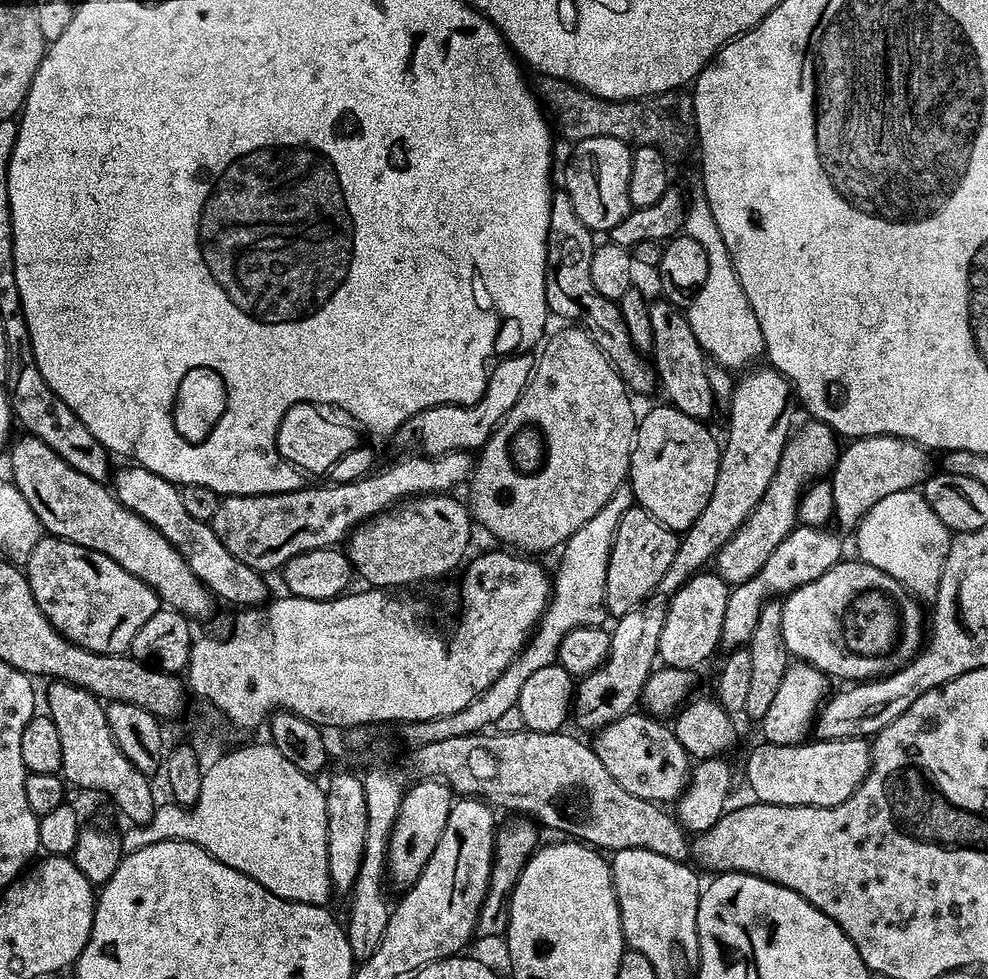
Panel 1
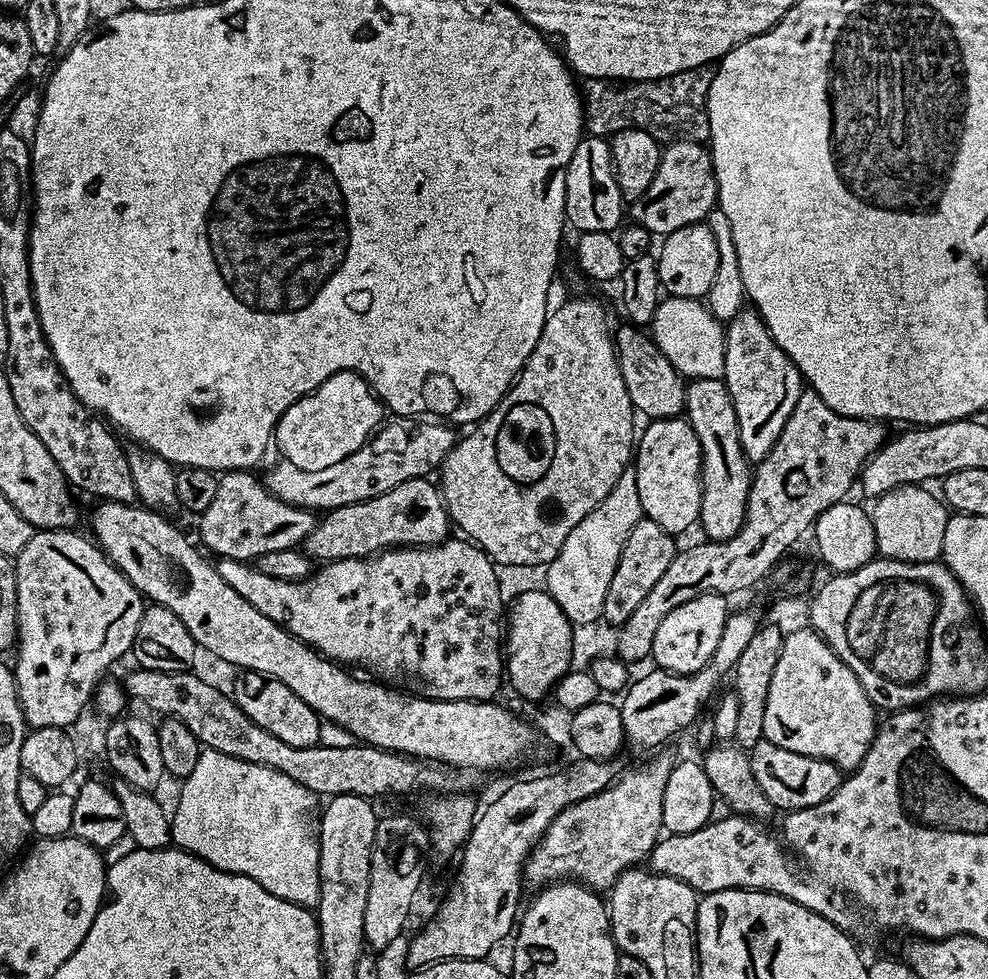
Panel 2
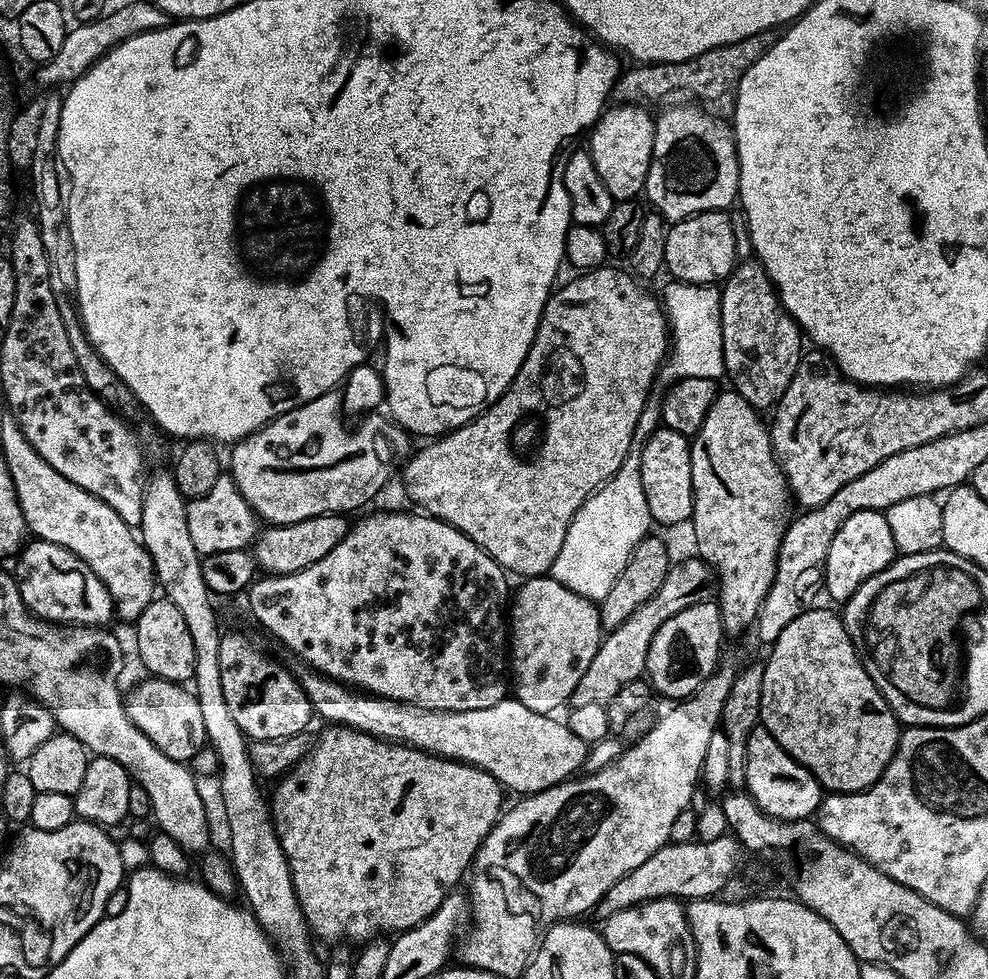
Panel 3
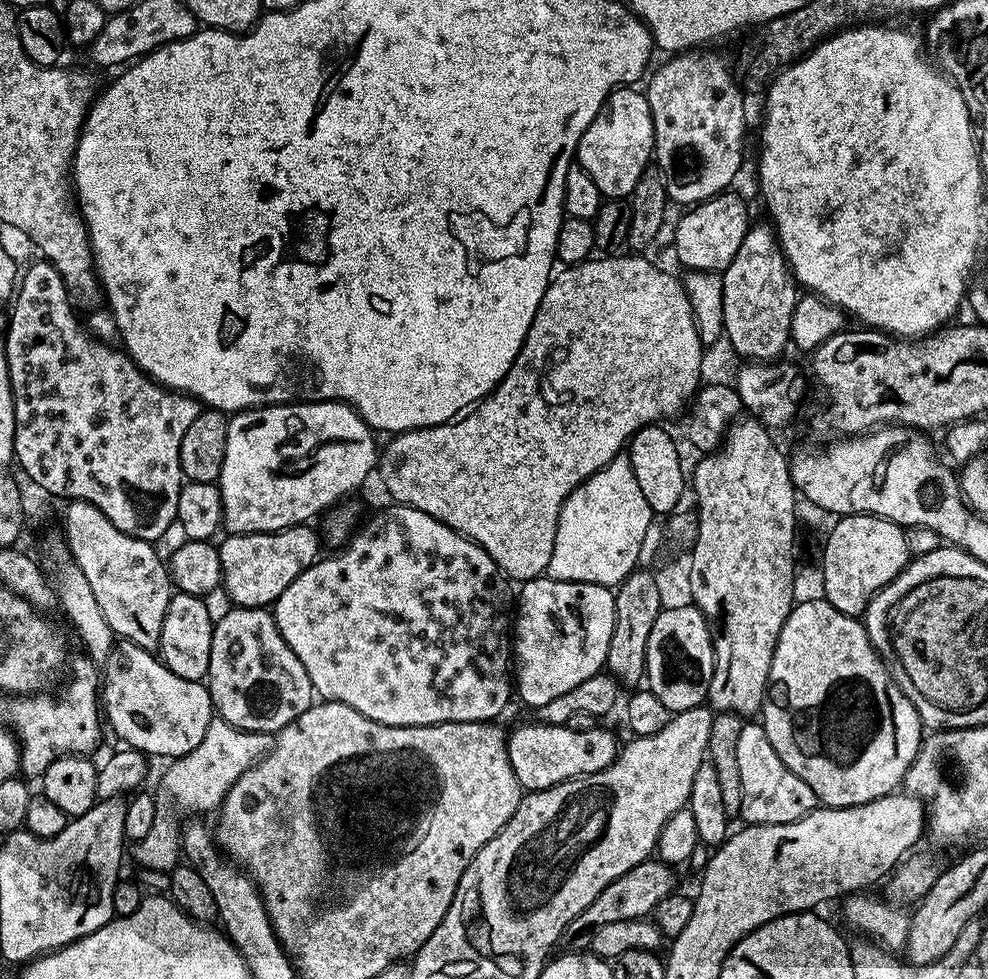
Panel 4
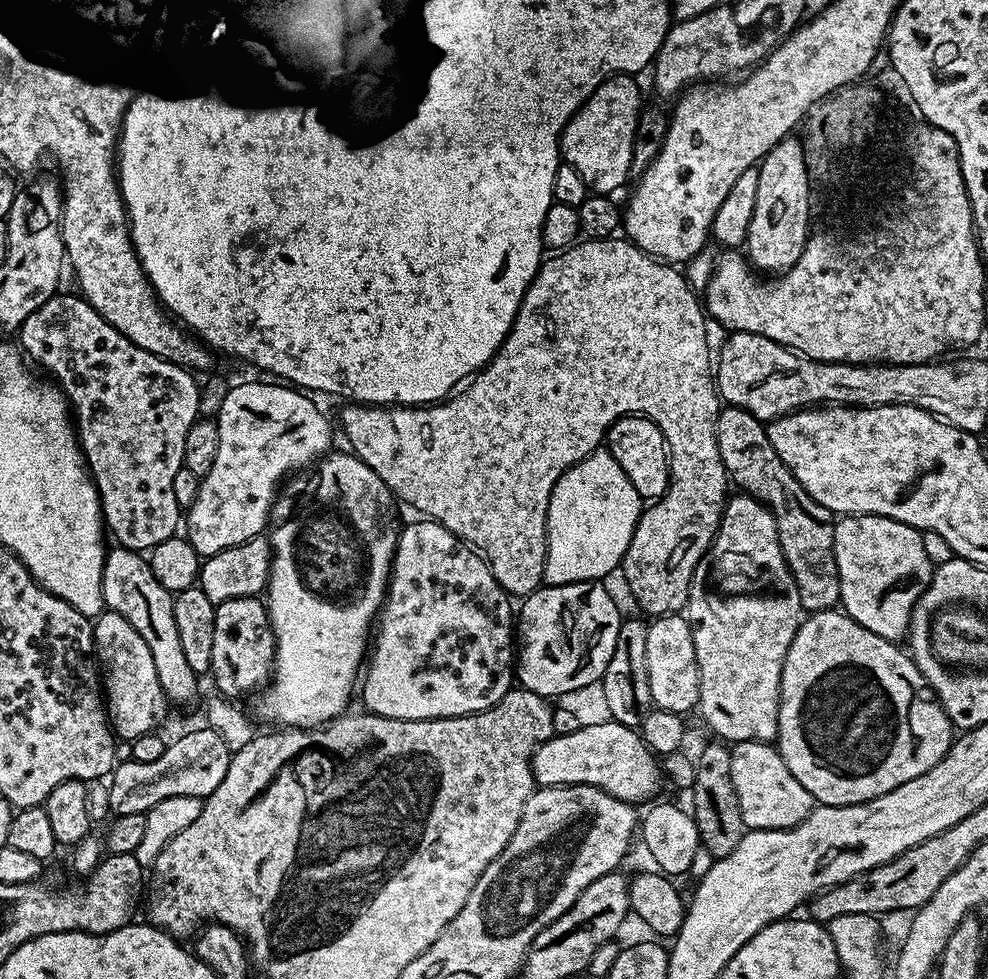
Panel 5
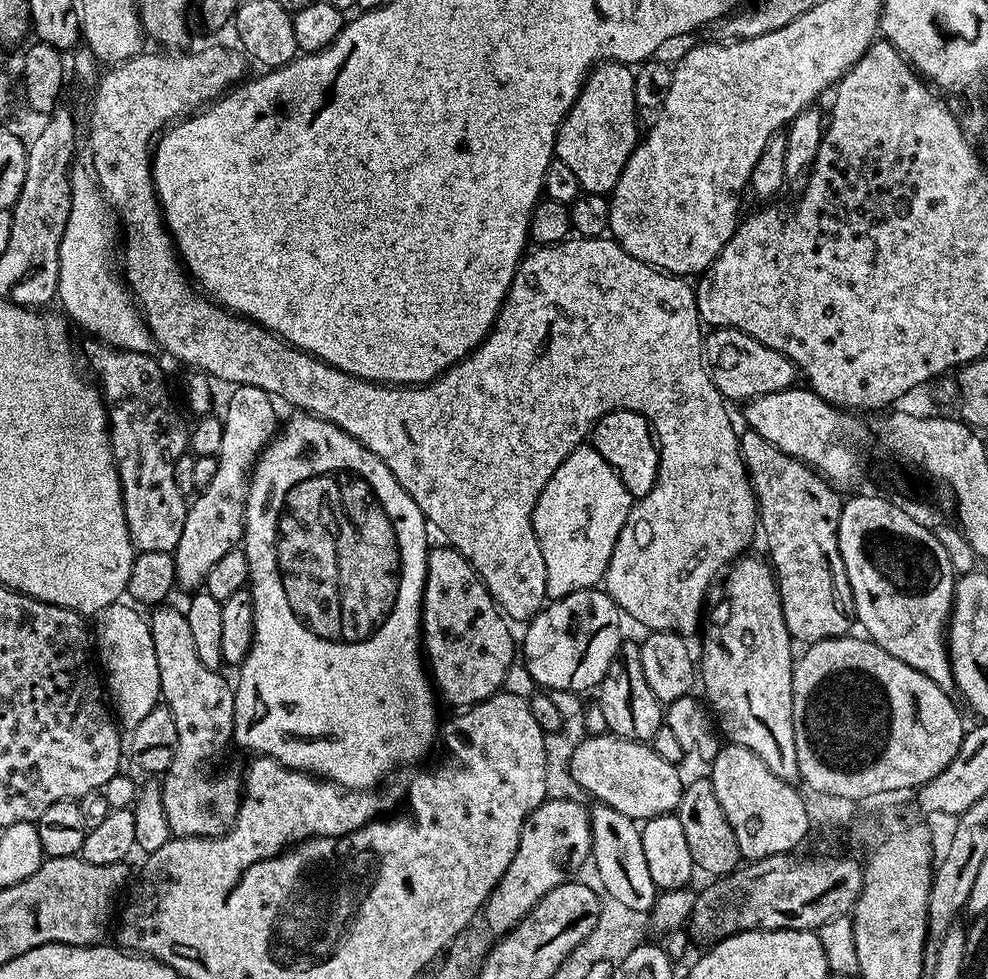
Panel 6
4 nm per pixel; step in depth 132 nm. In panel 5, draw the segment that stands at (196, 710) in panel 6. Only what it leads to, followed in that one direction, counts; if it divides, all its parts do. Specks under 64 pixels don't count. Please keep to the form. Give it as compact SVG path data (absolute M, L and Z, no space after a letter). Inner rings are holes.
M113 547L104 557L104 573L102 574L102 592L105 605L111 611L117 612L142 634L146 641L146 647L150 649L150 658L154 658L154 670L158 670L158 682L162 686L164 695L168 697L173 705L188 704L196 696L196 680L198 673L190 670L190 662L186 662L186 654L182 651L182 641L178 638L178 622L174 622L174 599L173 593L166 589L154 578L147 559L141 553L132 552L128 548Z

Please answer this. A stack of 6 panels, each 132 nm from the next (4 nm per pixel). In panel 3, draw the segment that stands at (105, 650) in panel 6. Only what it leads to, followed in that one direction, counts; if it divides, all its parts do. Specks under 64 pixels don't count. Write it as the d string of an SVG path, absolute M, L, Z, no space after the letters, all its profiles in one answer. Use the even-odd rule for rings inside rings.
M144 678L140 685L126 696L128 716L166 754L175 760L191 761L206 744L206 733L202 726L202 710L198 710L195 691L188 692L183 683L159 678Z

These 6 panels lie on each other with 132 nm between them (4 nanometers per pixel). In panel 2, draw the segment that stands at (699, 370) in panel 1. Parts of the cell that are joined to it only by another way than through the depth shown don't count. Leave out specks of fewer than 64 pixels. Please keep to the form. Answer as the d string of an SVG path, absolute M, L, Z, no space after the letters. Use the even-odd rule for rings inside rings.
M689 379L684 389L684 412L689 424L692 425L694 434L698 438L698 446L700 447L700 519L698 521L698 528L705 532L705 537L708 540L729 540L738 534L738 530L744 521L746 514L746 506L748 505L748 491L752 485L752 478L754 475L753 469L750 467L749 460L744 456L742 450L742 442L738 438L738 414L734 414L734 402L728 393L728 387L724 385L723 379L721 380L698 380Z

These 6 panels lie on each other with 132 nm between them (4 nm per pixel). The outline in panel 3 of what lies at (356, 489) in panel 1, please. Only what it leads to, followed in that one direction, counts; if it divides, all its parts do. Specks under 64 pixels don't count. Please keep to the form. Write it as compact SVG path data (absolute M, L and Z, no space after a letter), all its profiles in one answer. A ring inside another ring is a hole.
M221 474L218 482L210 486L207 494L187 501L186 519L190 530L191 541L201 557L210 554L222 554L222 550L238 550L248 548L258 535L258 517L242 498L238 486L232 480L231 475Z

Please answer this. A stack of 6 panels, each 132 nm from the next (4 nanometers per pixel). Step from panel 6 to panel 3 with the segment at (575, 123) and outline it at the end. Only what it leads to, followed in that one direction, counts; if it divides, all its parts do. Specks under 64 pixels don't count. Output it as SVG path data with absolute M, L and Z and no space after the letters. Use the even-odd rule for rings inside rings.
M616 104L601 112L600 119L590 129L586 151L592 155L594 170L598 170L598 178L602 178L602 186L606 186L613 201L634 200L644 191L644 183L648 177L650 162L652 161L654 134L656 133L656 121L653 113L648 112L651 111L639 104Z

